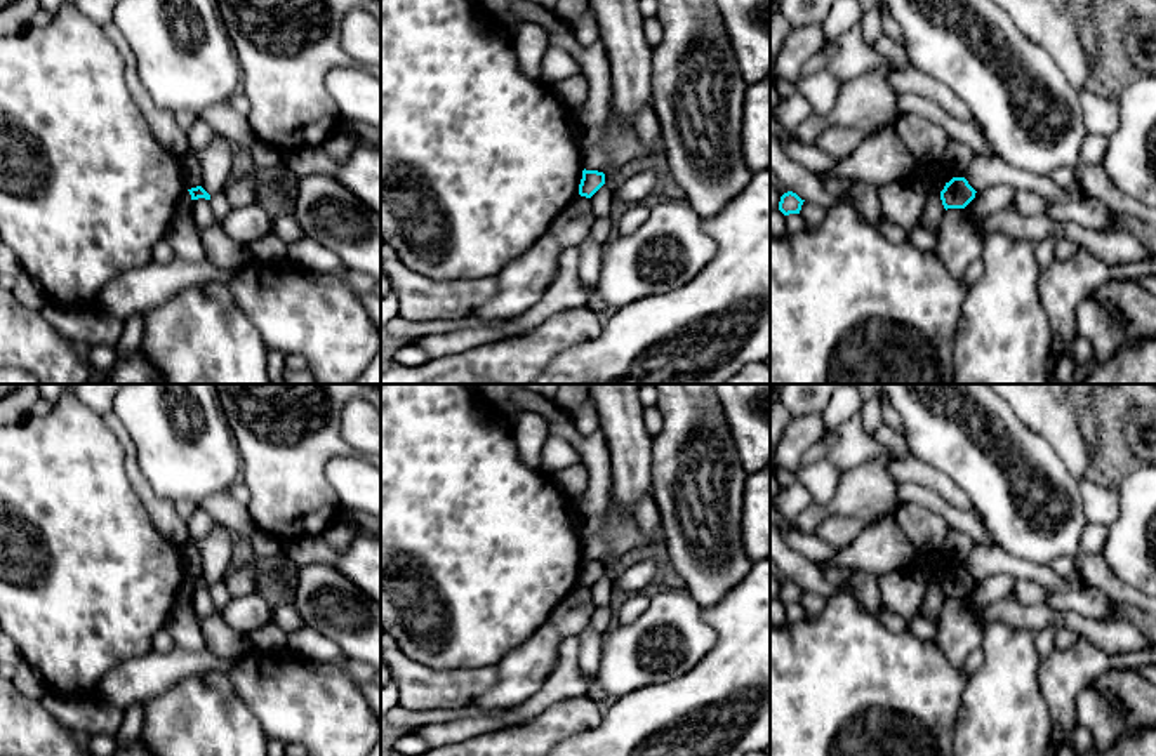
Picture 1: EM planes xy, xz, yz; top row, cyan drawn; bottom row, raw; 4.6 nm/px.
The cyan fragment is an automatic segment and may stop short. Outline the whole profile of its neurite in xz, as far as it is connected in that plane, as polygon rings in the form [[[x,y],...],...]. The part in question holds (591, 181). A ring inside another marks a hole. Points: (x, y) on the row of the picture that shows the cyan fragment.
[[[582,170],[579,195],[591,198],[605,184],[605,174],[598,170]]]

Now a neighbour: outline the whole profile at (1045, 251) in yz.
[[[1046,236],[1036,243],[1036,259],[1041,269],[1055,261],[1055,240],[1052,236]]]

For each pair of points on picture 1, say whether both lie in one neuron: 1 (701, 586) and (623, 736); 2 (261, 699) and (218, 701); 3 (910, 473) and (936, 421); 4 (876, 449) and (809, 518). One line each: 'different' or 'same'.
1: different
2: different
3: different
4: different

